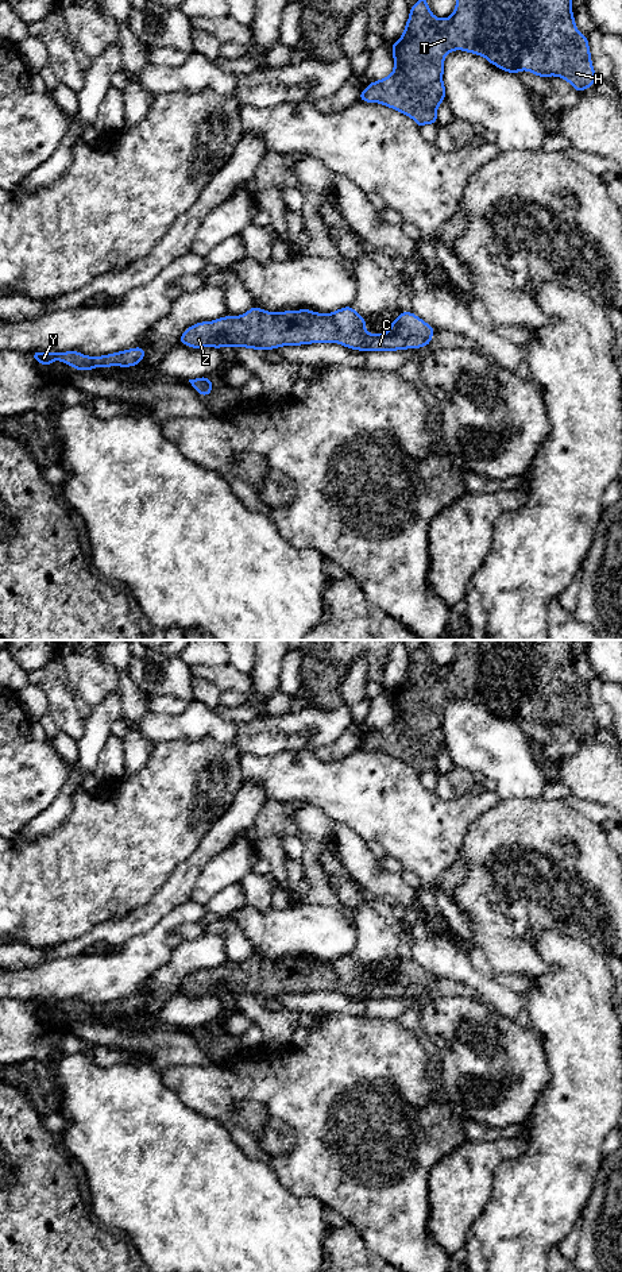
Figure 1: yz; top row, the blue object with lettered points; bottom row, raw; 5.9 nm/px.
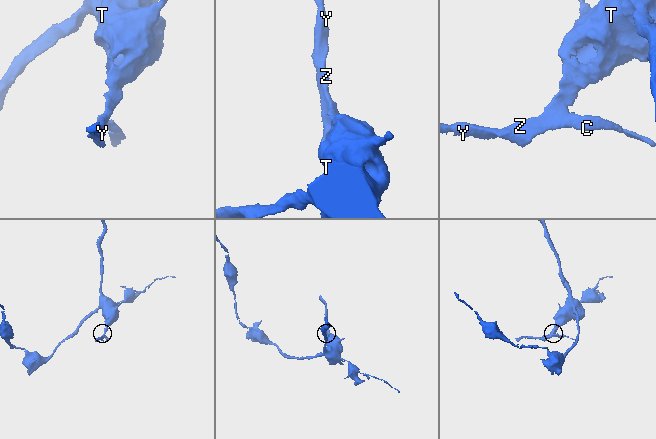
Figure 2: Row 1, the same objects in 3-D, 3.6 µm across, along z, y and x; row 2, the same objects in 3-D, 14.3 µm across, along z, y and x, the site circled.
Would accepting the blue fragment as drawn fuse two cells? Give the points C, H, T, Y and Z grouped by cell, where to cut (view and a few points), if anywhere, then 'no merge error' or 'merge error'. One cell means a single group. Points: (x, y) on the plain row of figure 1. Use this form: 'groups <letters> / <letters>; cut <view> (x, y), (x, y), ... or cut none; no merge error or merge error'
groups C H T Y Z; cut none; no merge error

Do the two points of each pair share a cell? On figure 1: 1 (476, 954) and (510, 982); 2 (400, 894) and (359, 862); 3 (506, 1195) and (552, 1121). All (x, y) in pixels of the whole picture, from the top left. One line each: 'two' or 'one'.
1: one
2: one
3: one

